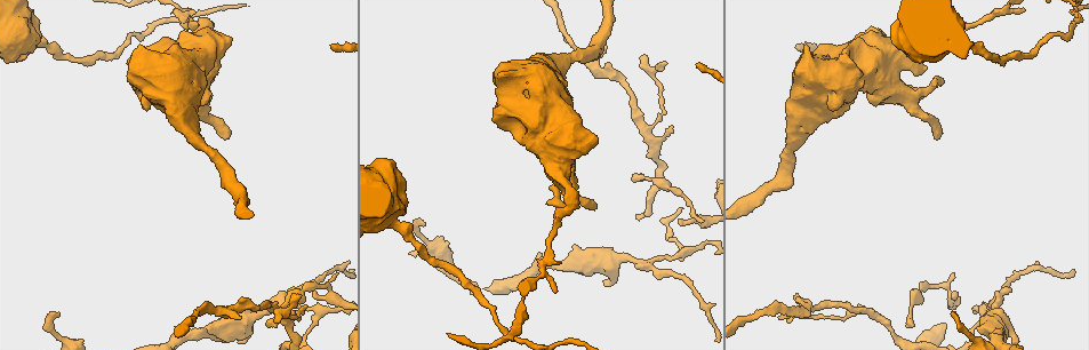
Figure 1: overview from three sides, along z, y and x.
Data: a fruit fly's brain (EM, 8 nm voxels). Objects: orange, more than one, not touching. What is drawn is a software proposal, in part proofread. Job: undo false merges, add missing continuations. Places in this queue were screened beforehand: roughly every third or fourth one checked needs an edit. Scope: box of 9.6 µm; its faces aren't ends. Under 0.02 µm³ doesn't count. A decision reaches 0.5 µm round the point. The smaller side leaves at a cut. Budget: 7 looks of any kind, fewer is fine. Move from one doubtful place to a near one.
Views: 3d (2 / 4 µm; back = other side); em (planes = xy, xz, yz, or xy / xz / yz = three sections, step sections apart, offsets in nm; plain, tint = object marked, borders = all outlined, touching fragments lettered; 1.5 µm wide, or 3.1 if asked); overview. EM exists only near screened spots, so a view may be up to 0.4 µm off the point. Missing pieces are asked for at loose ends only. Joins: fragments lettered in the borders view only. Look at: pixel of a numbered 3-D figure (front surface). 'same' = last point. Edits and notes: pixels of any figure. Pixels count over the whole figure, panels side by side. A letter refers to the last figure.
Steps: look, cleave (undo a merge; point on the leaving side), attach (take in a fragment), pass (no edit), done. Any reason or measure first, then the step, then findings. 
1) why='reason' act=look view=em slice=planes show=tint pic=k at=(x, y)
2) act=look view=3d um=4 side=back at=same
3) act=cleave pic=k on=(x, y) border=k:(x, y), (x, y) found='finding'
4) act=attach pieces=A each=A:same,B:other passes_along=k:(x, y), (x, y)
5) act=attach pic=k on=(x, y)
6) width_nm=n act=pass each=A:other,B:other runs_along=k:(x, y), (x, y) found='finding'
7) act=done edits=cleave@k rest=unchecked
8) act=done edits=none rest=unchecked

why='free end' act=look view=em slice=planes show=tint pic=1 at=(308, 305)

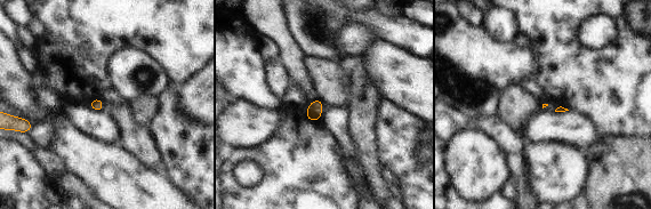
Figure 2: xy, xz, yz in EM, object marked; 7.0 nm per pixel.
why='see the neighbours' act=look view=em slice=planes show=borders at=same

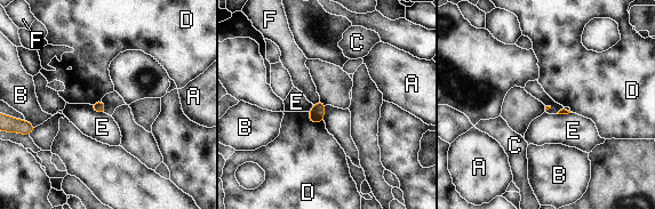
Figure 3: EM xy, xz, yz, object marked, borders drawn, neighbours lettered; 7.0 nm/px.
act=pass each=A:other,B:other,C:other,D:other,E:other,F:other found='no lettered fragment goes on from it'

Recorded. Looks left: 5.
why='tapers out' act=look view=em slice=xy step=4 show=tint pic=1 at=(787, 322)

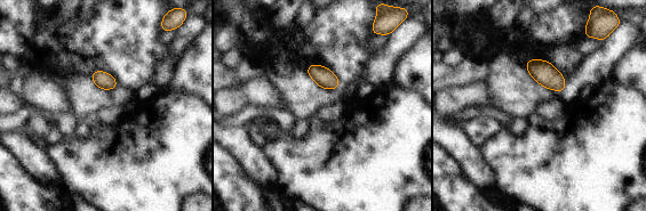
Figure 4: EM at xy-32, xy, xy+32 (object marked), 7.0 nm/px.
why='another direction' act=look view=em slice=planes show=borders at=same

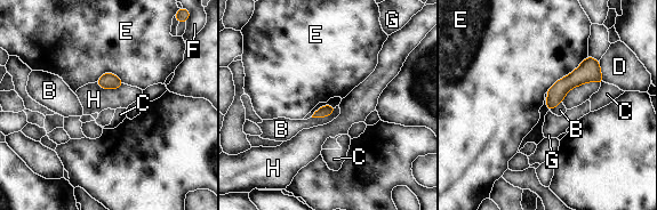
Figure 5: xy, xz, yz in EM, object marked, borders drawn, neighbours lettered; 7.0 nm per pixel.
width_nm=80 act=pass each=B:other,C:other,D:other,E:other,F:other,G:other,H:other runs_along=5:(597, 64), (571, 80), (550, 106) found='no lettered fragment goes on from it'

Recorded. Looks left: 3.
why='branch stops here' act=look view=em slice=planes show=borders pic=1 at=(680, 221)

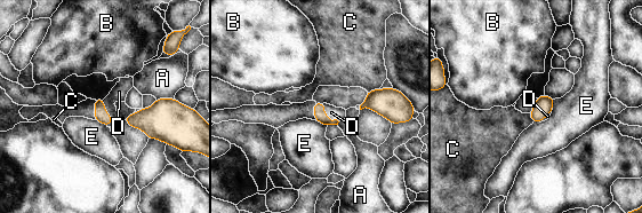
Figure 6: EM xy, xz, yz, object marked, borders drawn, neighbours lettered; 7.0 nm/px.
width_nm=80 act=attach pieces=D each=A:other,B:other,C:other,D:same,E:other passes_along=6:(101, 115), (106, 112), (119, 92) found='it goes on there'

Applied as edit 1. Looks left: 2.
act=done edits=attach@6 rest=unchecked

